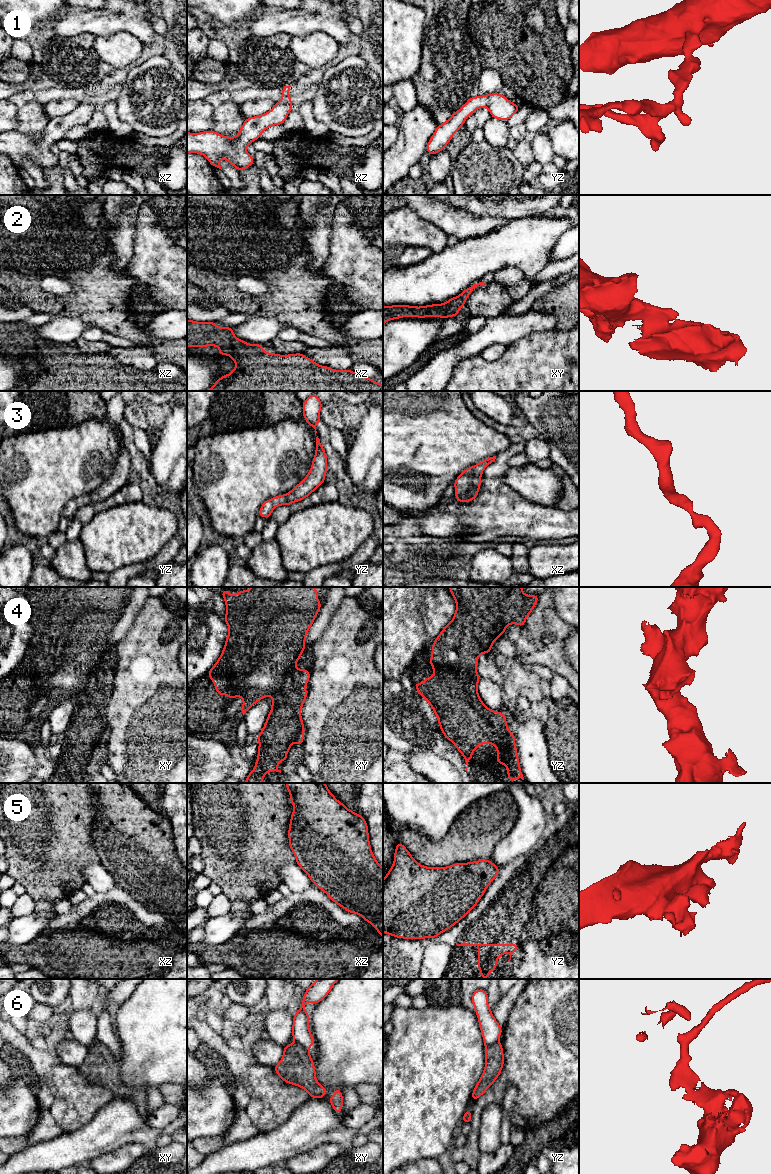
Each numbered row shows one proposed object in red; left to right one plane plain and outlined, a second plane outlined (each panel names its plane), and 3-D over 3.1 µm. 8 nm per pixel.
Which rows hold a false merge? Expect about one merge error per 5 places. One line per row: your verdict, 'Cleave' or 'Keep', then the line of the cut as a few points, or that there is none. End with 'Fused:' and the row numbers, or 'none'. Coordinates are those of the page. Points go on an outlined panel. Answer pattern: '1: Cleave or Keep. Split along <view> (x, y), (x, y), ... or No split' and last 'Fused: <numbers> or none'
1: Keep. No split
2: Keep. No split
3: Keep. No split
4: Keep. No split
5: Keep. No split
6: Cleave. Split along yz (498, 1041), (485, 1046)
Fused: 6

